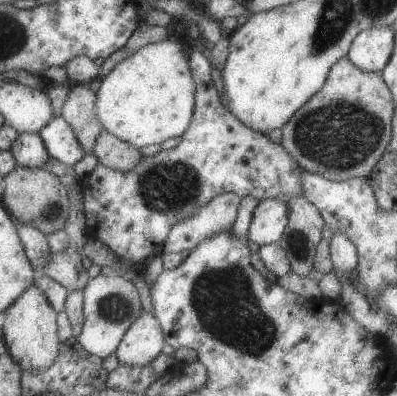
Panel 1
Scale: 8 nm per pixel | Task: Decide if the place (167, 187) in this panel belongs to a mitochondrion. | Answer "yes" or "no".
yes

